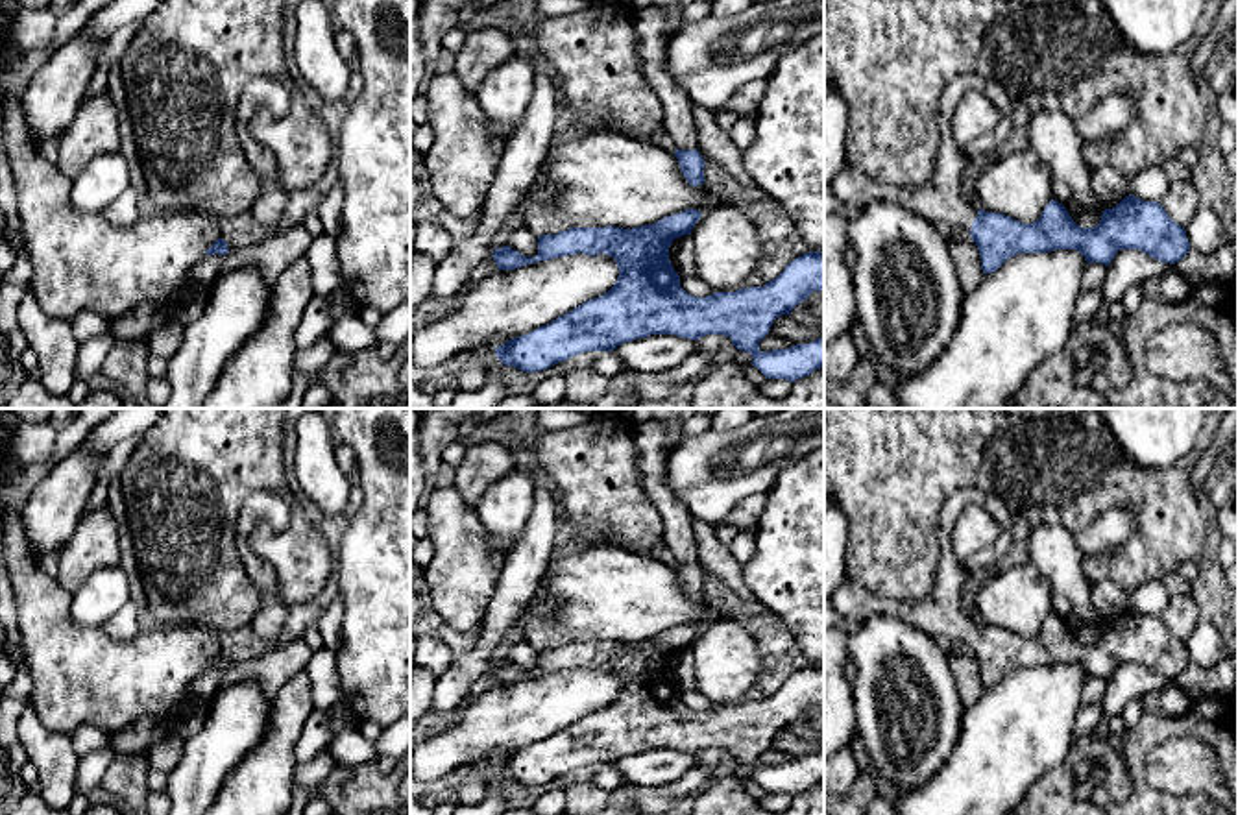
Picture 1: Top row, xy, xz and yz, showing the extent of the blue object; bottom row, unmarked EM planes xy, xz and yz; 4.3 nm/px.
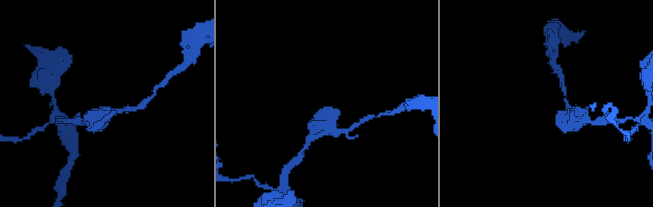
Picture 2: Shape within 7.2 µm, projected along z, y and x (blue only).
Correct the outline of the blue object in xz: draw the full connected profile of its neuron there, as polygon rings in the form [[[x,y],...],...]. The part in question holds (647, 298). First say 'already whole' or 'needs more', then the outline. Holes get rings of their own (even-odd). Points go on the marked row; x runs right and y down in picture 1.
already whole | [[[687,209],[632,229],[571,227],[541,235],[536,257],[525,257],[510,246],[495,248],[492,257],[497,268],[506,272],[575,253],[604,253],[613,257],[619,268],[619,277],[608,292],[501,344],[495,357],[504,366],[532,373],[578,353],[613,351],[625,342],[650,335],[689,340],[724,335],[739,351],[752,355],[752,366],[767,379],[795,383],[824,368],[824,338],[787,349],[759,349],[776,318],[791,314],[815,290],[824,290],[824,251],[796,257],[763,286],[695,298],[680,286],[669,248],[674,238],[691,235],[700,214]]]

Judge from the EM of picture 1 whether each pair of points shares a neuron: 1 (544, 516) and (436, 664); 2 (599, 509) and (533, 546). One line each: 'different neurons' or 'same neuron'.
1: different neurons
2: different neurons

